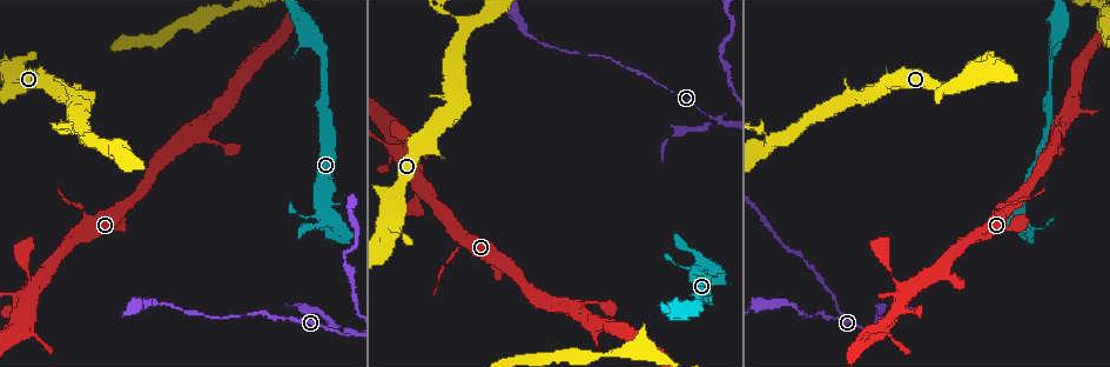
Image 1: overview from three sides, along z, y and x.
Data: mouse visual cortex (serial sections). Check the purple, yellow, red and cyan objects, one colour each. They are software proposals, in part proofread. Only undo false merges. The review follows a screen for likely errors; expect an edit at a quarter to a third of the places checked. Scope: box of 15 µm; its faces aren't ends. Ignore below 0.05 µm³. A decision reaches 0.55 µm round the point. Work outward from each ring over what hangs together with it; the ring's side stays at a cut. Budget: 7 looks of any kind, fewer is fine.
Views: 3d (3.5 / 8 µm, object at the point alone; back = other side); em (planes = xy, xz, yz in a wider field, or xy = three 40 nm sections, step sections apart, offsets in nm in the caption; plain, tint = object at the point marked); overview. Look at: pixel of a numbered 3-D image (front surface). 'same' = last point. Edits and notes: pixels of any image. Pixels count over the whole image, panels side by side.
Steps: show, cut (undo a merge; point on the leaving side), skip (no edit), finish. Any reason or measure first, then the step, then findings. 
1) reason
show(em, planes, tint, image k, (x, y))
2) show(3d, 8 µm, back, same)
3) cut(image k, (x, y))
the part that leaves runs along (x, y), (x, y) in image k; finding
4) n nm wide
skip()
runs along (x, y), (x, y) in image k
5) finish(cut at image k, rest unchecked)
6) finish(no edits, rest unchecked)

calibre changes
show(3d, 3.5 µm, image 1, (442, 13))

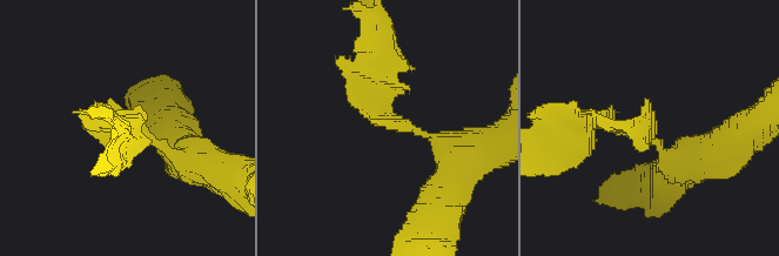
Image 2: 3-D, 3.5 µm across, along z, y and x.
3 arms; arms of 150, 150, 200 nm
show(em, xy, step 1, tint, image 2, (642, 138))

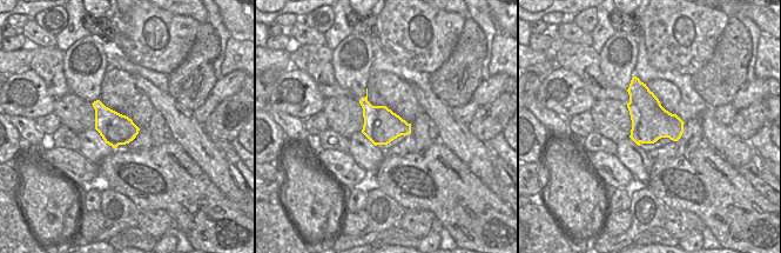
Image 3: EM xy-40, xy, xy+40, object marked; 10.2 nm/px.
another direction
show(em, xy, step 5, tint, same)

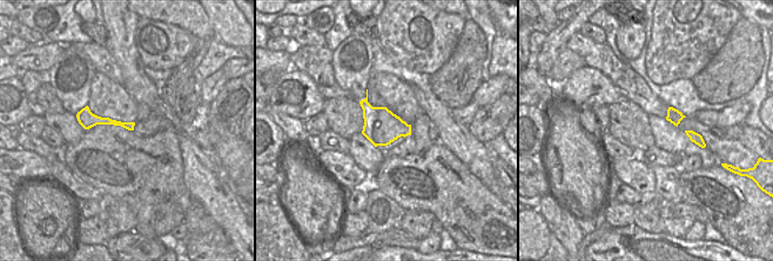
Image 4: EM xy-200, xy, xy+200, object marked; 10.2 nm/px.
360 nm wide
skip()
runs along (80, 114), (88, 120), (130, 127) in image 4; all the same cell

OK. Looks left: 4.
show(em, xy, step 5, tint, image 1, (19, 296))

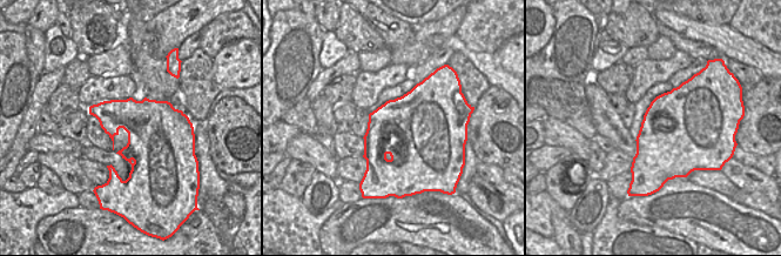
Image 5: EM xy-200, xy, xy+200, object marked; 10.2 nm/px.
show(3d, 3.5 µm, same)

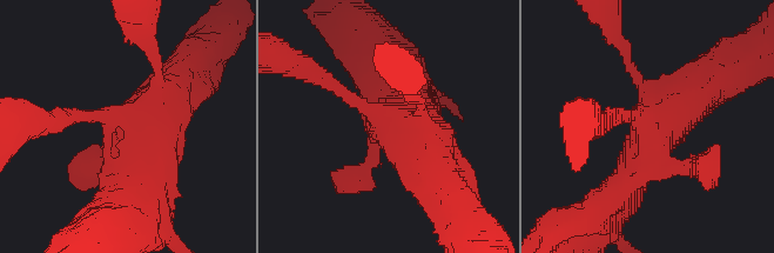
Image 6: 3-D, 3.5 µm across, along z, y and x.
950 nm wide
skip()
runs along (714, 81), (678, 102), (621, 190) in image 6; one cell here

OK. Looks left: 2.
a narrow waist
show(3d, 3.5 µm, image 1, (347, 333))

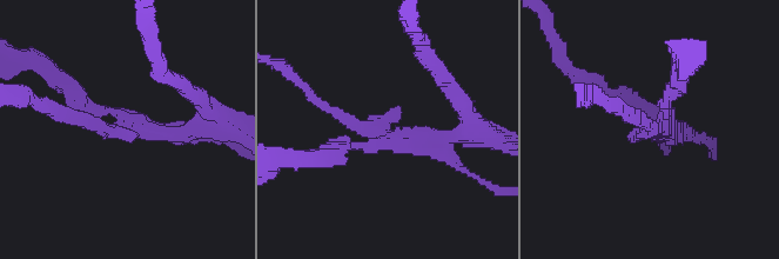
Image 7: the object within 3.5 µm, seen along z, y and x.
3 arms; arms of 150, 200, 200 nm; shape alone is not enough
show(em, xy, step 5, tint, image 7, (124, 125))

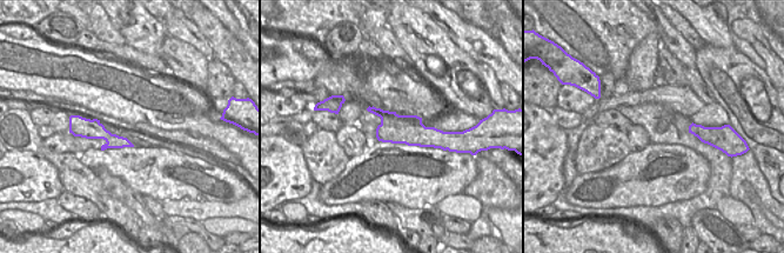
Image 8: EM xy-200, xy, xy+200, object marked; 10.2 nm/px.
cut(image 7, (342, 140))
border along (381, 124), (402, 132), (424, 126) in image 8; a second cell is stuck on

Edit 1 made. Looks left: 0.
finish(cut at image 7, rest unchecked)

